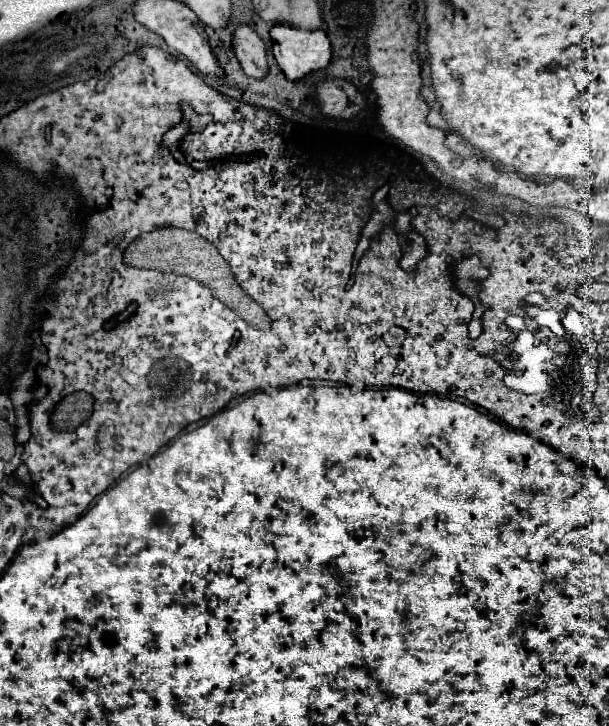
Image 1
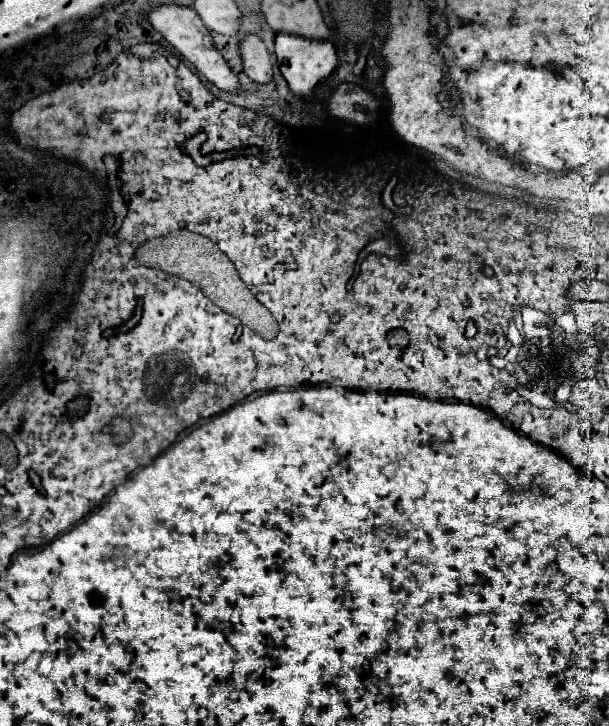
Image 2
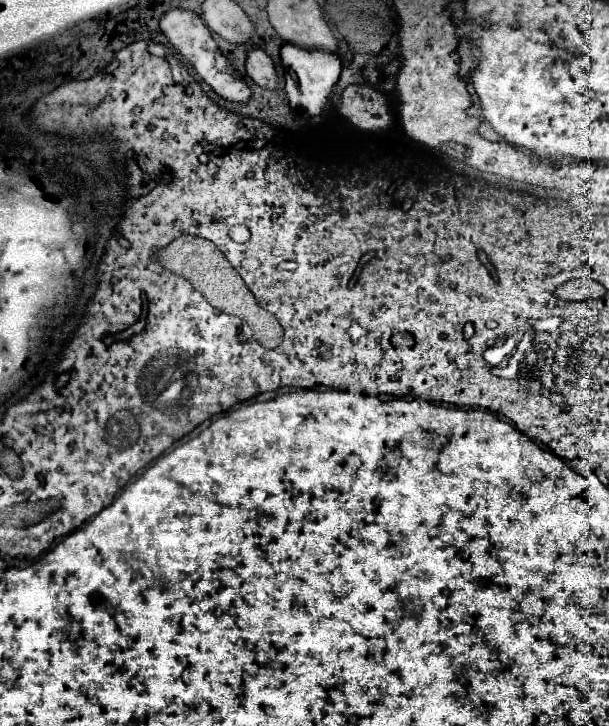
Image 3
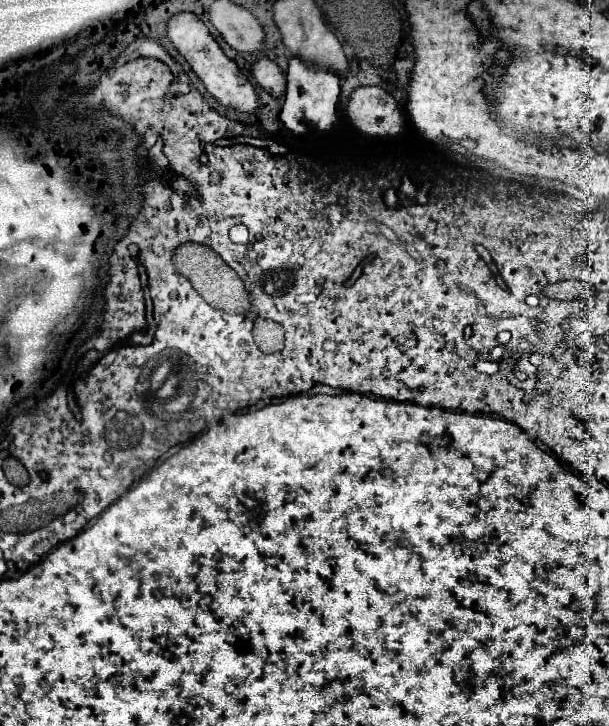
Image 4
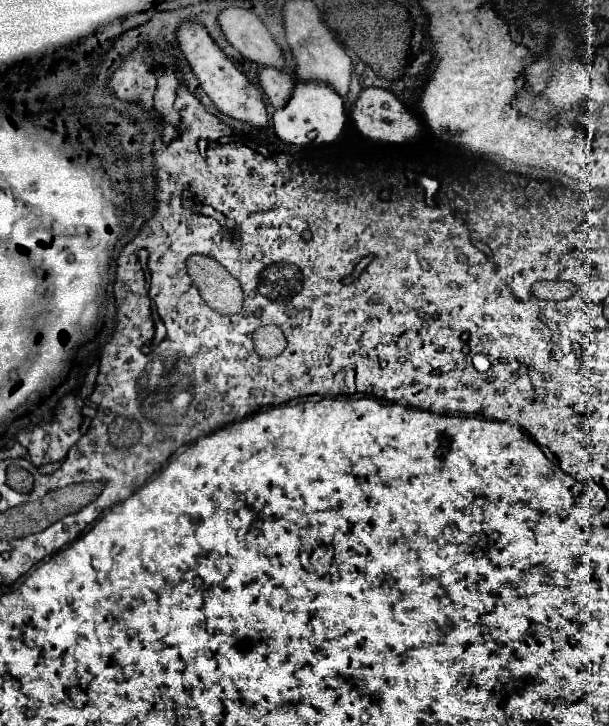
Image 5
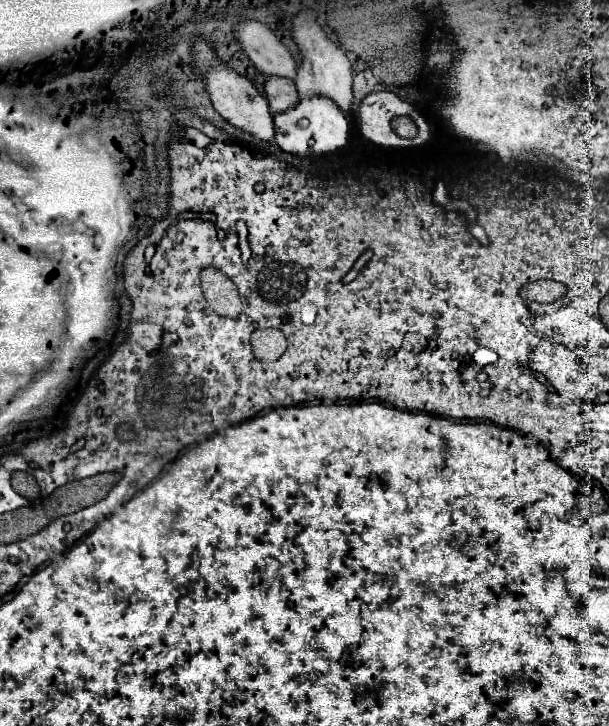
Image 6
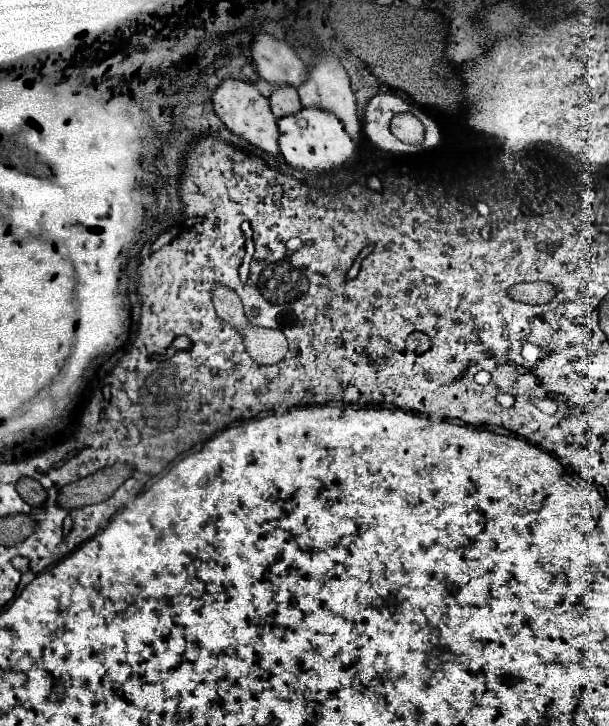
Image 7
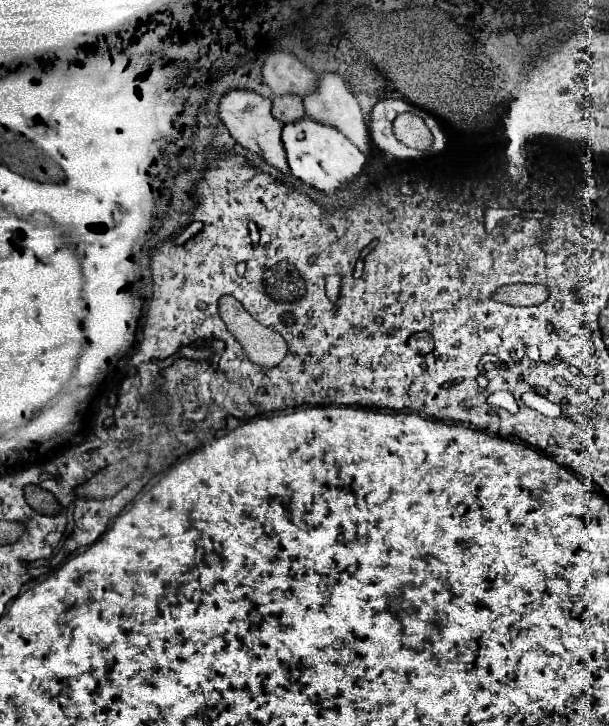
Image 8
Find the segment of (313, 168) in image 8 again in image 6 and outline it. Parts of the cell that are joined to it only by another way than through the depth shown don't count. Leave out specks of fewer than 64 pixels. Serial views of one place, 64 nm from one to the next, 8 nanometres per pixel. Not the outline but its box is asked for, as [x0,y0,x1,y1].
[274,98,350,156]

